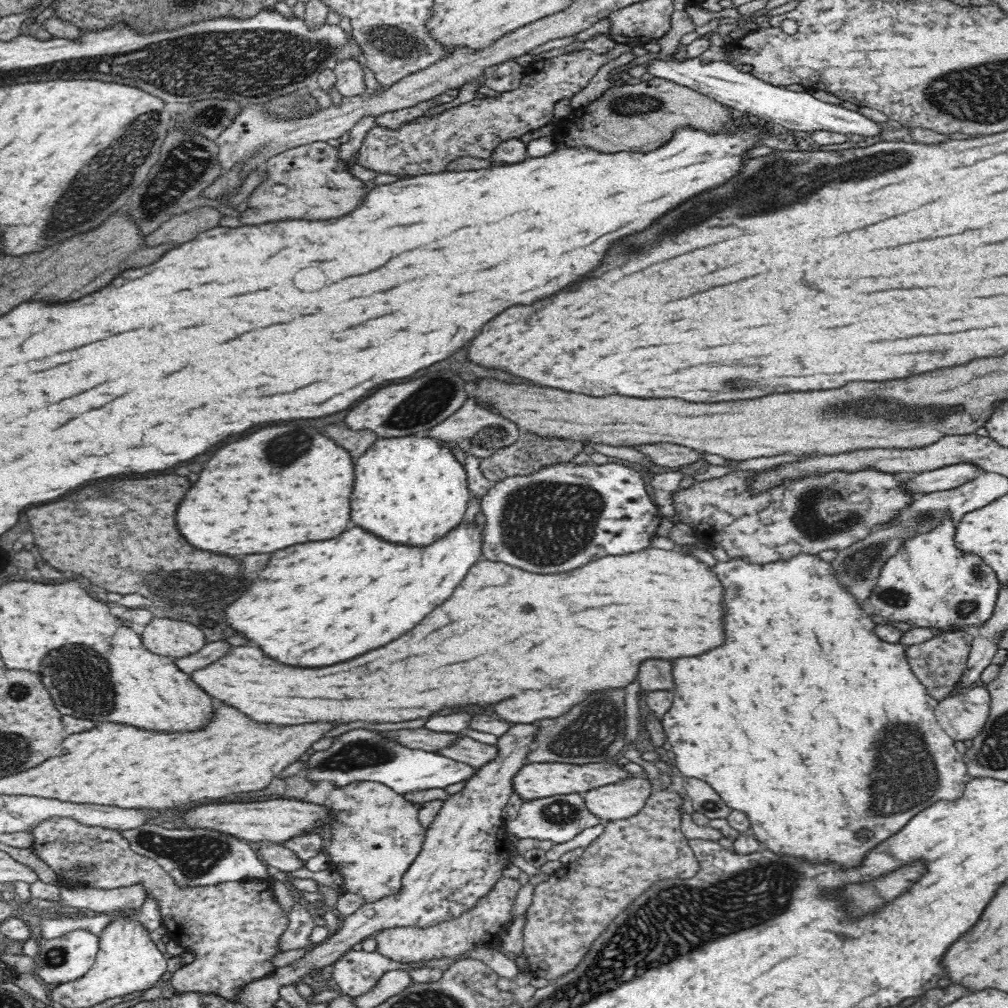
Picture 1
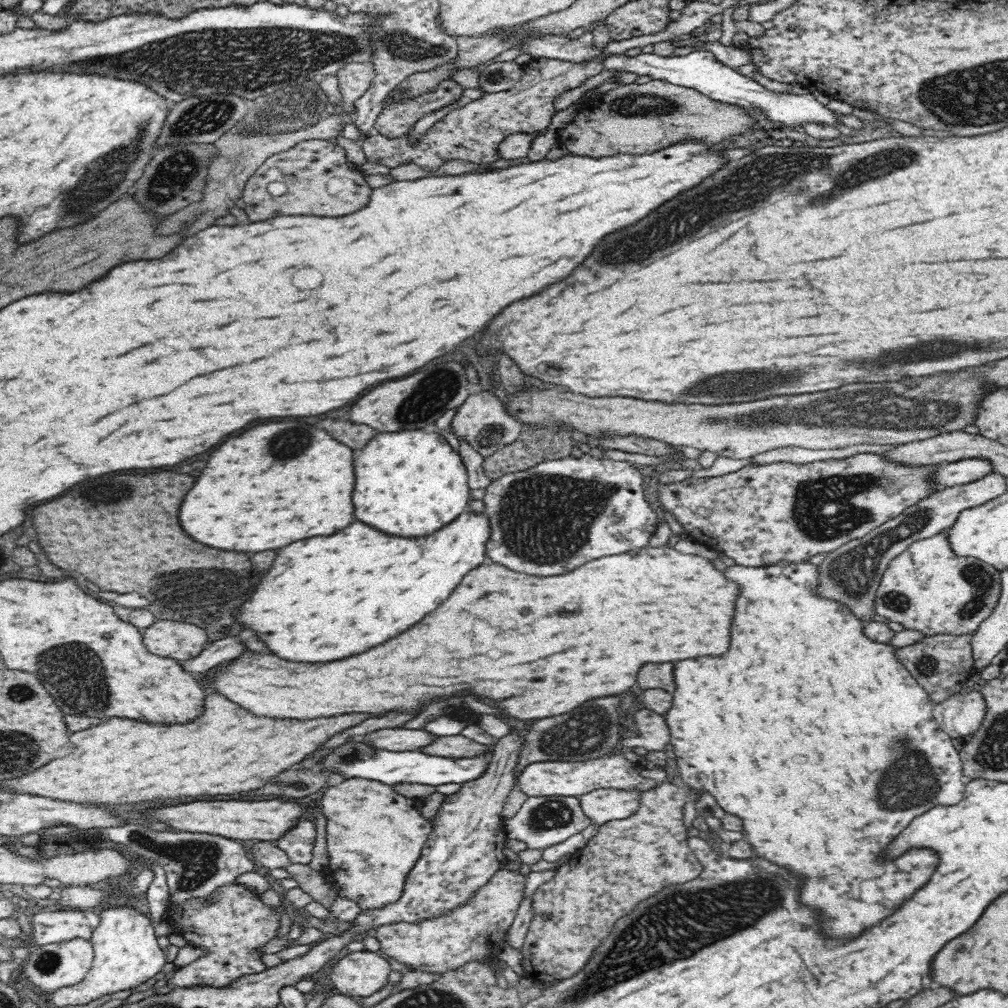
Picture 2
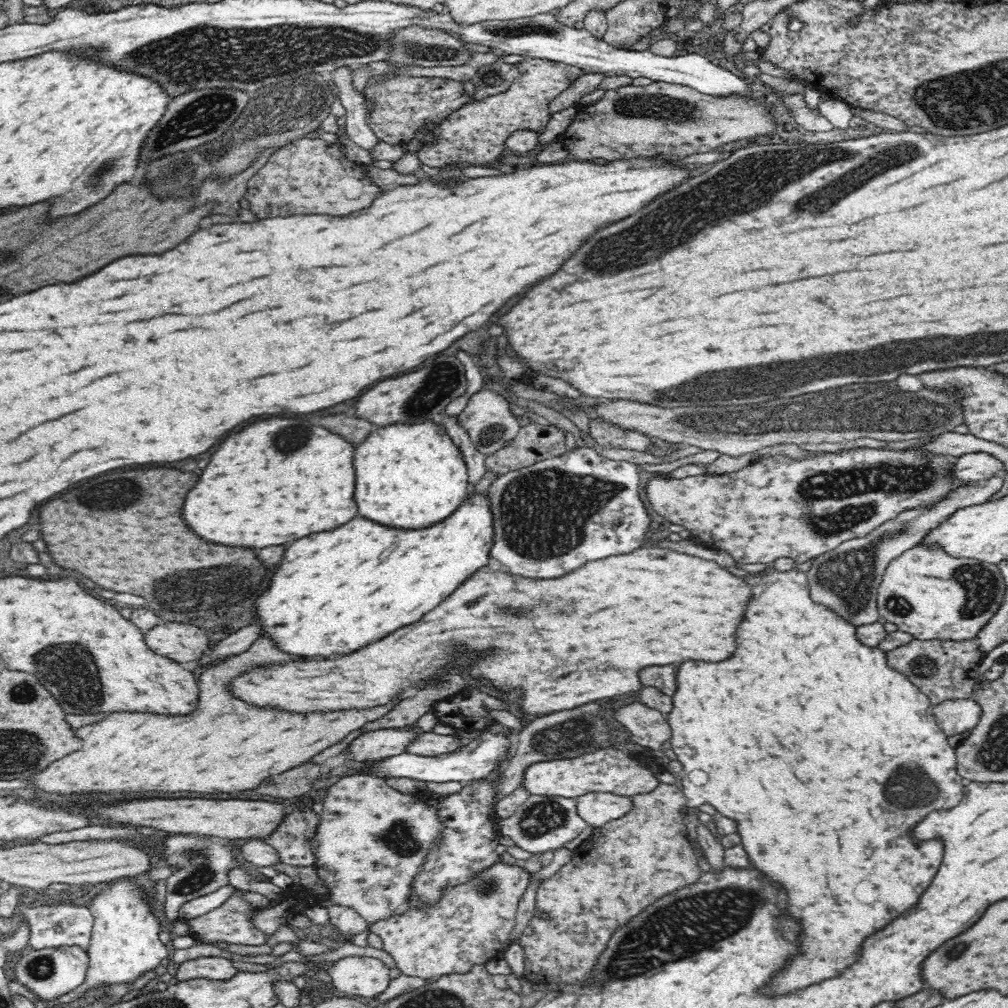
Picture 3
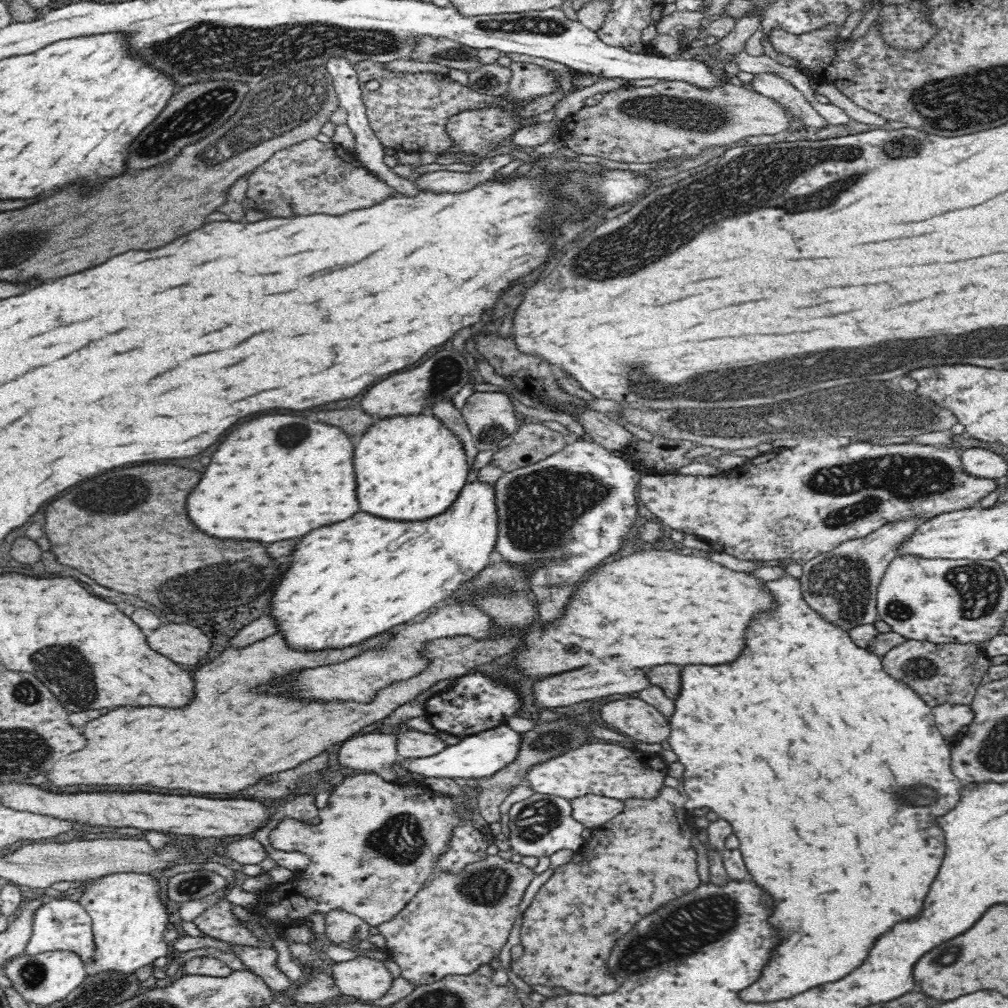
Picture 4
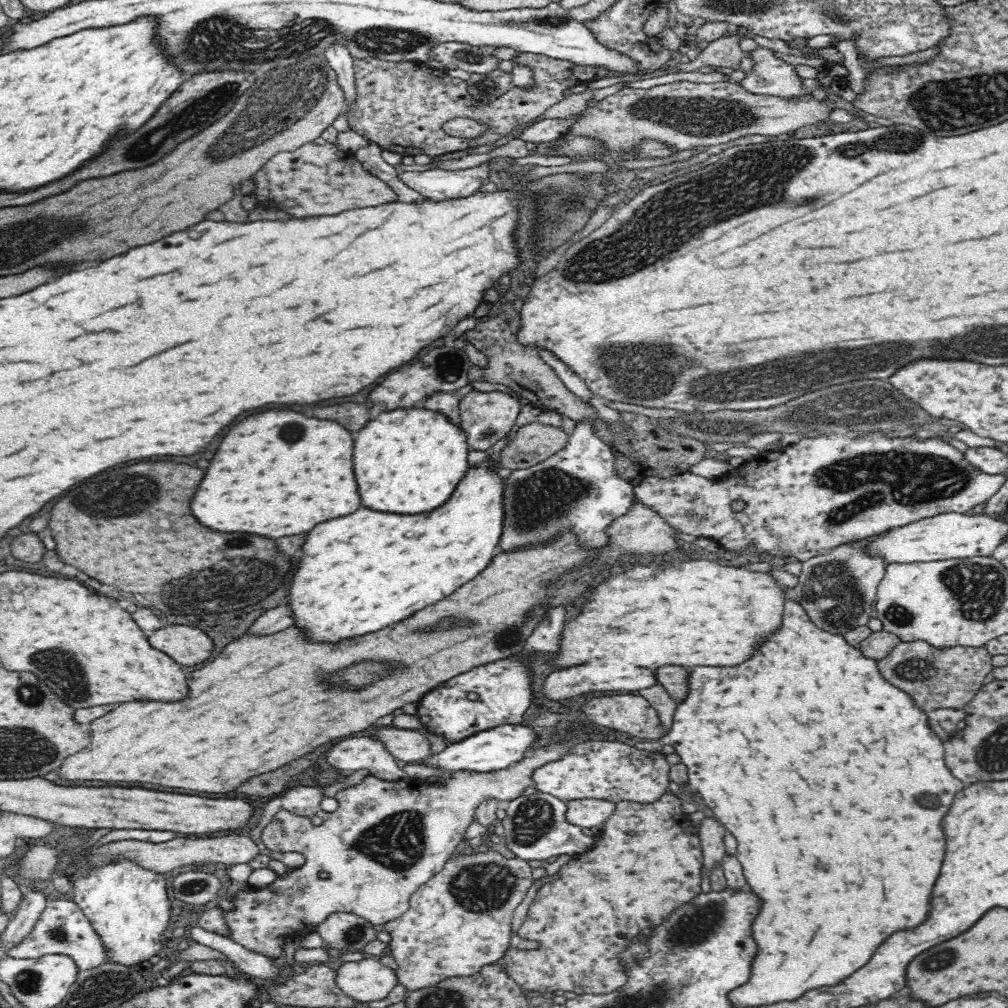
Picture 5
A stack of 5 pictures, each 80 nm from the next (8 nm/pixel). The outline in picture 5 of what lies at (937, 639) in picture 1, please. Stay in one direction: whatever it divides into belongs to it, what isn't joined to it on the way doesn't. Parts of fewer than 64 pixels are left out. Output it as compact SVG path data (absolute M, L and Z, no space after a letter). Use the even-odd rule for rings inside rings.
M900 641L886 658L876 661L876 666L884 680L902 689L918 709L929 713L941 708L960 709L972 700L975 692L991 679L991 658L985 647L938 649L924 641Z

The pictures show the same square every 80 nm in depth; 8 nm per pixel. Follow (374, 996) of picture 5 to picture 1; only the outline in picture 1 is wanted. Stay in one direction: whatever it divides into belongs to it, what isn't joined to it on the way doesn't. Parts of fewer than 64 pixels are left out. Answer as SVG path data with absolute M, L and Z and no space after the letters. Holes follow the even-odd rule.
M350 949L334 963L331 977L341 988L343 995L353 998L373 989L379 978L389 970L406 968L409 971L418 963L420 962L402 964L380 954L377 950L366 952L363 949Z

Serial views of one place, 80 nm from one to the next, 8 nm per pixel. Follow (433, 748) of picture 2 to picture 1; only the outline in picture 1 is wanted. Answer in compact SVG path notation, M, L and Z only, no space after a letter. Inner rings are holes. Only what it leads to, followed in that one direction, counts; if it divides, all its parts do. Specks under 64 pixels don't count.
M466 736L458 738L452 745L435 751L441 756L451 760L462 762L480 769L484 764L494 761L498 755L497 746L488 746L482 742L476 742Z

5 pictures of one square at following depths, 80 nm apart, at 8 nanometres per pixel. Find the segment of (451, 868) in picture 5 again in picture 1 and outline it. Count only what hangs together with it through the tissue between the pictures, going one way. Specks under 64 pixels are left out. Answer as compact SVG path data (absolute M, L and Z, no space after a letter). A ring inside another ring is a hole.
M500 876L498 882L490 888L488 894L476 900L476 904L462 912L456 918L438 922L434 926L414 928L398 926L396 928L384 928L373 936L377 940L377 951L388 958L402 963L411 964L423 960L450 959L453 962L470 958L468 954L477 948L498 949L501 942L500 934L513 920L513 906L522 884L518 877Z

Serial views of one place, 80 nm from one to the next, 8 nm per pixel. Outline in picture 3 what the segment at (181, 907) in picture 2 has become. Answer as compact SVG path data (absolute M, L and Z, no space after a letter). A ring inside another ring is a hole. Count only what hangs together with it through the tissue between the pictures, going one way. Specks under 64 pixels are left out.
M237 890L224 904L220 904L218 908L210 913L197 916L196 918L187 920L190 925L191 934L194 938L208 940L208 942L226 942L226 944L248 944L248 946L258 946L264 944L266 937L250 920L248 916L252 914L255 907L246 903L242 898L242 891ZM200 957L191 963L174 967L173 973L180 982L190 978L207 978L208 980L228 980L236 974L237 970L232 961L222 957Z

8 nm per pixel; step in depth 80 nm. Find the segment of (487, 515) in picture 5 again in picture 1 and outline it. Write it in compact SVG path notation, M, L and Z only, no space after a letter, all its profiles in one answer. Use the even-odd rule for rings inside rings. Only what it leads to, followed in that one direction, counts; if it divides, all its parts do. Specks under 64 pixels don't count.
M474 520L472 522L460 522L456 524L450 532L446 532L442 538L438 538L432 546L402 546L402 544L390 544L378 536L370 536L370 532L362 530L362 528L350 528L346 532L342 532L338 538L332 540L320 540L320 542L306 542L306 544L296 544L294 548L284 548L274 552L274 556L270 558L268 566L262 570L262 574L250 584L250 588L246 590L244 596L240 596L234 604L230 604L226 608L225 616L227 623L248 636L248 640L252 640L254 644L258 644L266 656L276 658L278 662L290 664L290 666L306 666L306 668L320 668L320 666L332 666L338 662L346 662L350 658L356 658L368 650L380 648L392 640L396 640L398 636L402 636L404 632L412 630L422 618L424 614L430 614L438 604L442 604L444 600L450 598L454 588L458 586L458 582L462 582L462 578L468 574L469 568L474 566L479 560L483 560L482 556L482 541L483 541L483 528L478 525Z

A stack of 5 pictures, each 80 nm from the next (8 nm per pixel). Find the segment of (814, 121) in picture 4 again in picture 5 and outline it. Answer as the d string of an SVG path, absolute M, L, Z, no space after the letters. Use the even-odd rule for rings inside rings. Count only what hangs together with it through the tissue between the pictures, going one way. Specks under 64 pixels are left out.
M760 46L754 50L748 50L745 53L746 57L750 57L753 61L752 68L744 71L744 77L737 82L746 91L757 95L772 95L780 98L796 98L803 93L803 85L801 76L795 71L795 67L784 61L781 57L776 55L772 49Z

